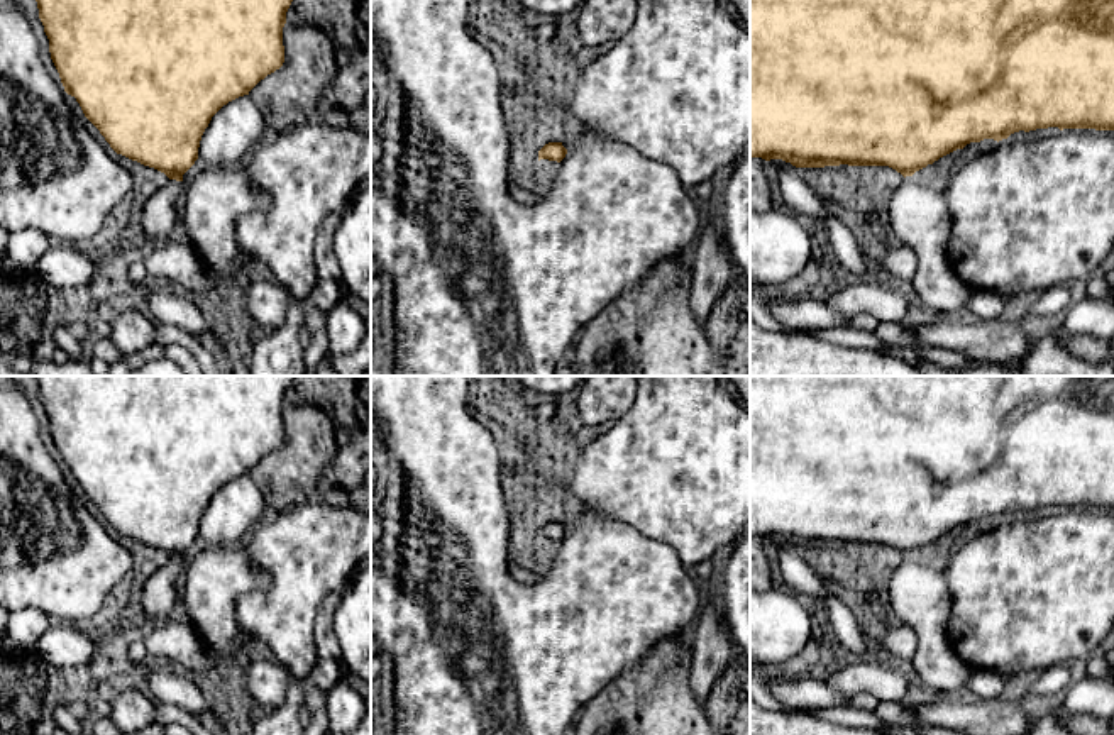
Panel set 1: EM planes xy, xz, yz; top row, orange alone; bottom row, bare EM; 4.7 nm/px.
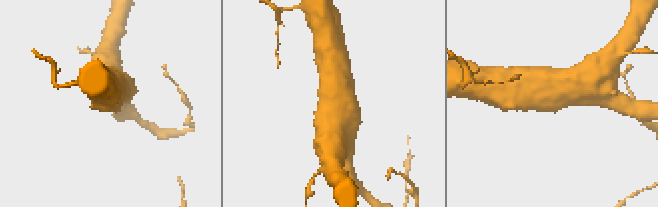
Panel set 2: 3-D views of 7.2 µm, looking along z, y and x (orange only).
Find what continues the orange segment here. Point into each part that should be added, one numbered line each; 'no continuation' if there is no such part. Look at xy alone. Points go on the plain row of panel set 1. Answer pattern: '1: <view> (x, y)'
1: xy (159, 595)

